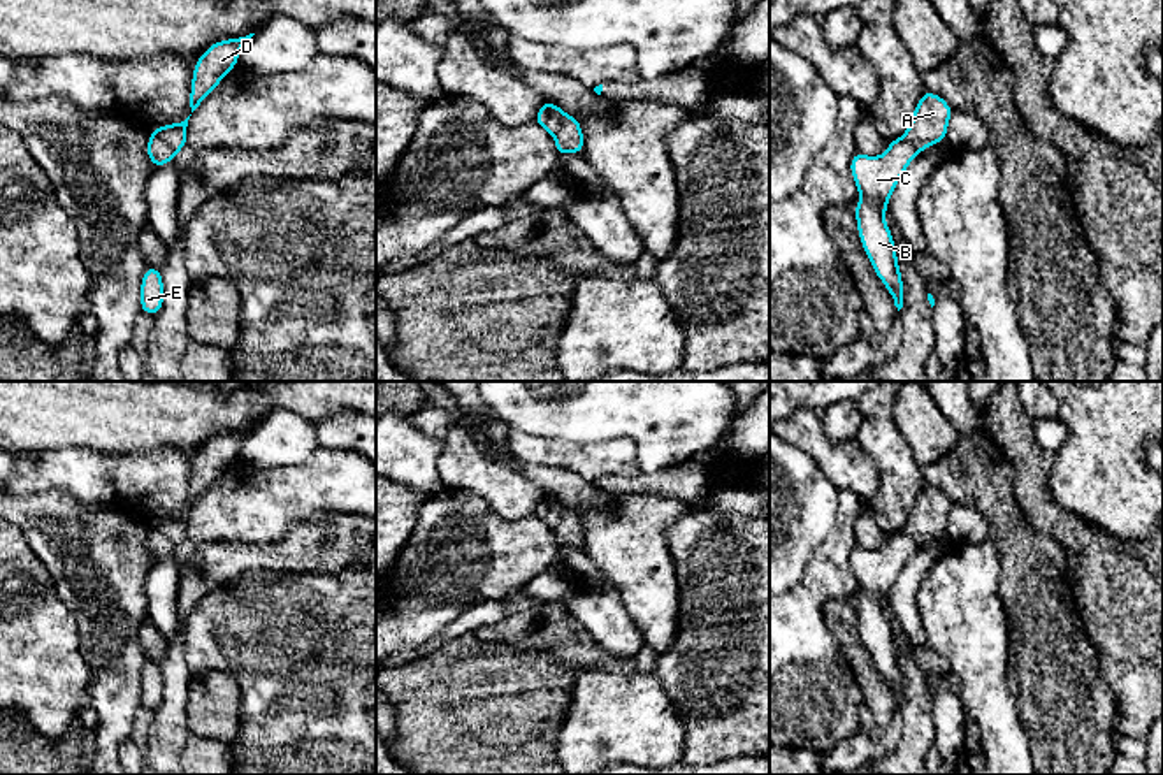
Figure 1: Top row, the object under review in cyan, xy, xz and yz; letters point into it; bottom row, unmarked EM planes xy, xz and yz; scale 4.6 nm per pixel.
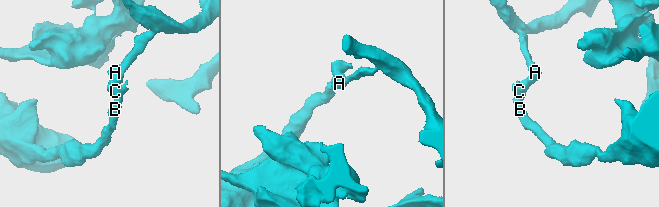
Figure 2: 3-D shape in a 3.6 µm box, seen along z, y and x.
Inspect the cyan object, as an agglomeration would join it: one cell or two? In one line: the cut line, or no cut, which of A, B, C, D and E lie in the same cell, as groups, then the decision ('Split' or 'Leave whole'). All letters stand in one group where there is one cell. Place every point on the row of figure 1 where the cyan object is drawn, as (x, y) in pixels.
Split along xy (151, 132), (176, 152). Groups: A D / B C E. Split

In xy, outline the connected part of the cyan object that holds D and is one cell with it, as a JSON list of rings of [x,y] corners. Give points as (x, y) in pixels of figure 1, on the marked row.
[[[255,33],[211,44],[197,60],[193,65],[193,79],[190,90],[191,112],[221,83],[221,79],[237,67],[241,49],[253,35]]]

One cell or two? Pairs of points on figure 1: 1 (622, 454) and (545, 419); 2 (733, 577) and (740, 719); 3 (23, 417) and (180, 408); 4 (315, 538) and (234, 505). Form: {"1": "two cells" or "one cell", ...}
{"1": "two cells", "2": "one cell", "3": "one cell", "4": "two cells"}

